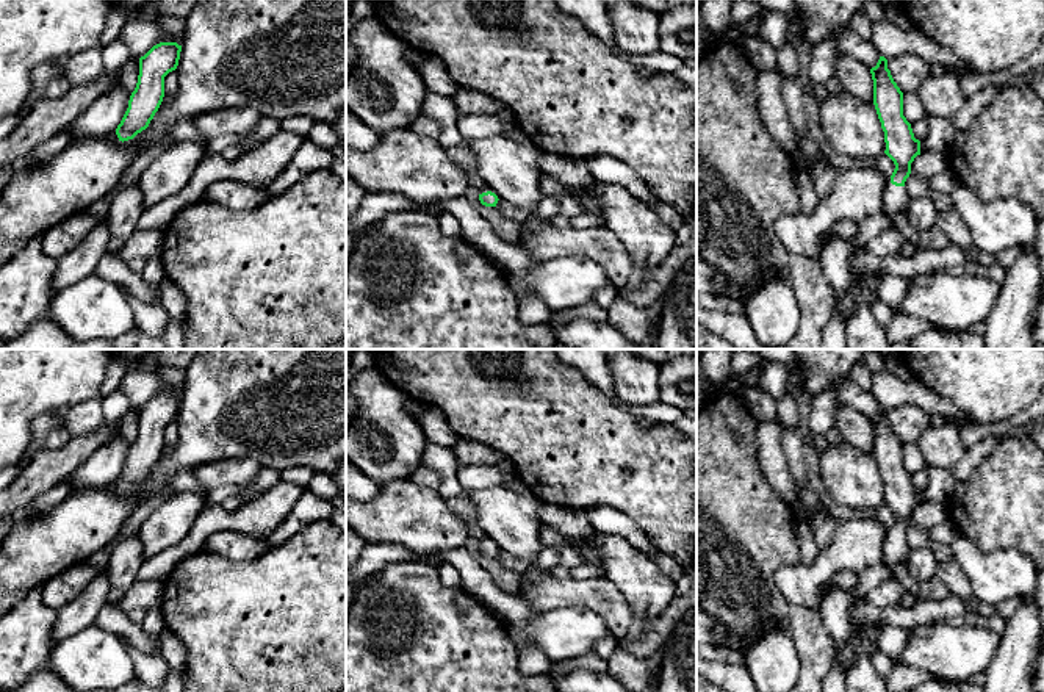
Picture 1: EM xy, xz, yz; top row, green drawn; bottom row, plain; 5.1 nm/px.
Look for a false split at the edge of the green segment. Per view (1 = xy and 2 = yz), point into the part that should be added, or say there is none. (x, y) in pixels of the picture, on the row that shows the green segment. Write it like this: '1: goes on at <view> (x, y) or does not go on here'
1: does not go on here
2: goes on at yz (896, 199)

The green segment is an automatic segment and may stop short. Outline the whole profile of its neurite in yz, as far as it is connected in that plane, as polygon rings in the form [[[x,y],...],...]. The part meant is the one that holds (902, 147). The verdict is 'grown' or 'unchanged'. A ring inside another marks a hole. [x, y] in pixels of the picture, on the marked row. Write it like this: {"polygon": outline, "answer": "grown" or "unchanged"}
{"polygon": [[[880,56],[870,74],[873,80],[873,105],[884,132],[884,153],[895,164],[880,208],[892,222],[909,204],[911,197],[905,182],[911,174],[911,163],[920,155],[920,141],[914,138],[911,124],[903,116],[903,92],[887,69],[887,59]]], "answer": "grown"}

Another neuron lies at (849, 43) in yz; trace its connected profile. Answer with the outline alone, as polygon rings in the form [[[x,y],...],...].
[[[850,27],[839,28],[831,39],[841,53],[856,58],[869,69],[875,67],[881,56],[870,41],[861,39]]]

